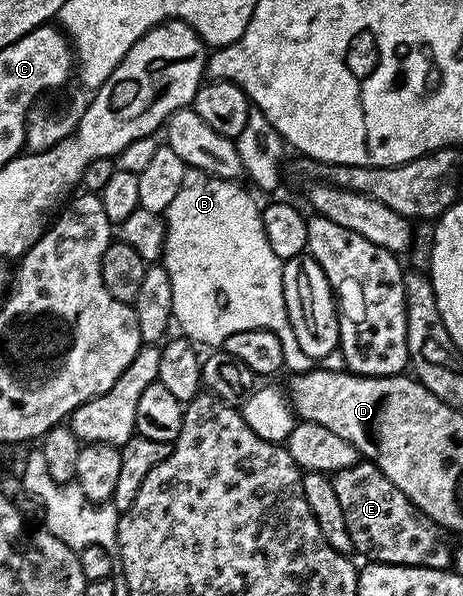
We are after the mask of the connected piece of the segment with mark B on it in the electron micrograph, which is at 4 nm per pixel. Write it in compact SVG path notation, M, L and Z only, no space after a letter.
M189 168L182 178L182 190L178 190L174 202L170 202L166 219L166 246L164 247L164 269L170 274L174 290L172 315L175 323L187 339L197 345L223 345L230 334L238 330L270 330L282 342L284 368L290 370L301 359L298 338L290 326L286 310L284 283L282 274L284 265L274 254L270 242L266 242L266 230L260 217L262 208L250 193L244 192L243 183L235 180L223 180L206 174L197 168Z

